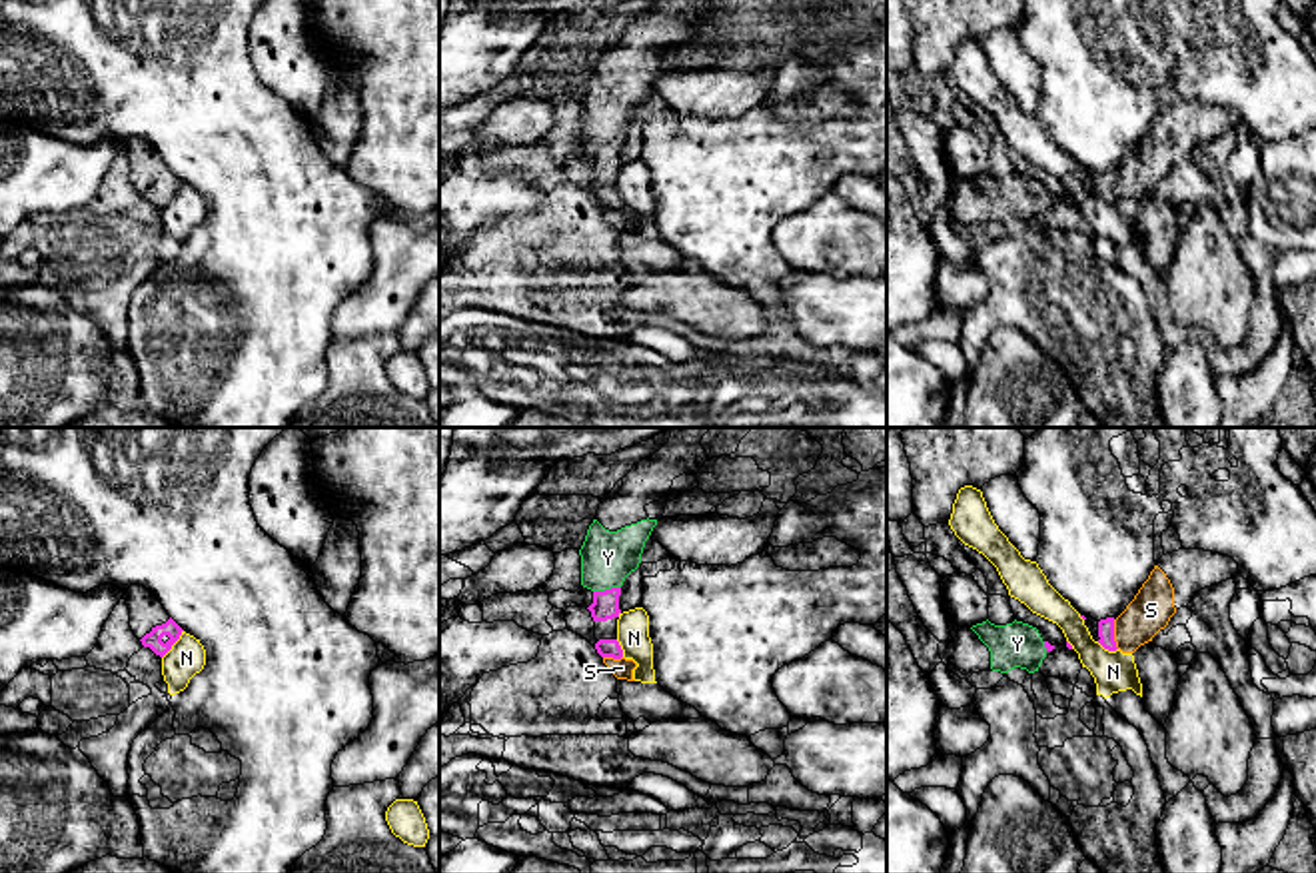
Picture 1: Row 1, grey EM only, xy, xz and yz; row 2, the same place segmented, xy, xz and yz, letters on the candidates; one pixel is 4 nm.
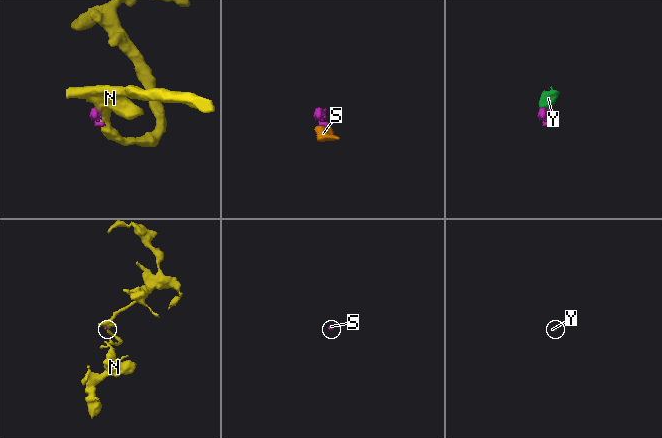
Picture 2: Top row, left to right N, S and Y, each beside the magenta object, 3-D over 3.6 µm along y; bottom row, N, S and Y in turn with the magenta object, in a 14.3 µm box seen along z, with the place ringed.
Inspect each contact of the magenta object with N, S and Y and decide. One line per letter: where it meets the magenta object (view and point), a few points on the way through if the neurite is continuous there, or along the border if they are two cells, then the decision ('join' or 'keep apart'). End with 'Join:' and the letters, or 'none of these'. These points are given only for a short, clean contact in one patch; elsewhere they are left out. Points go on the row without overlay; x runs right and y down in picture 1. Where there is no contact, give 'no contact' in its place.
N: meets magenta in xy at (174, 194); border along xy (182, 182), (180, 190), (162, 210); keep apart
S: meets magenta in yz at (1113, 186); join
Y: meets magenta in xz at (606, 142); runs through xz (606, 156), (606, 142), (608, 110); join
Join: S, Y

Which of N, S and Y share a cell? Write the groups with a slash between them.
N / S Y

